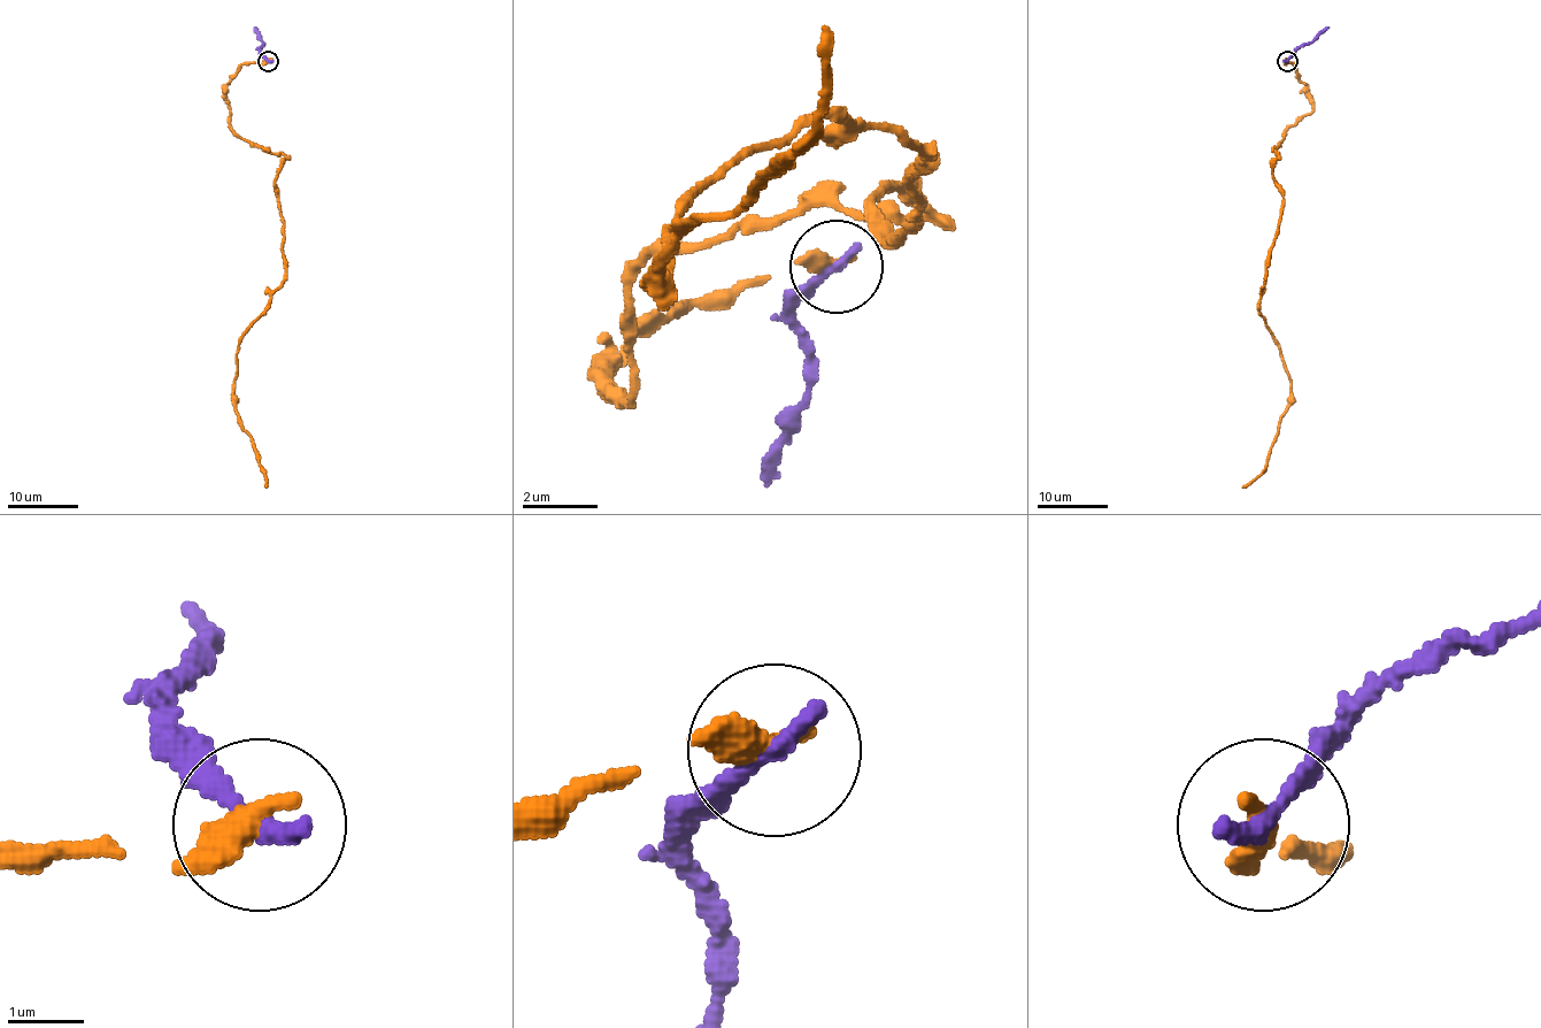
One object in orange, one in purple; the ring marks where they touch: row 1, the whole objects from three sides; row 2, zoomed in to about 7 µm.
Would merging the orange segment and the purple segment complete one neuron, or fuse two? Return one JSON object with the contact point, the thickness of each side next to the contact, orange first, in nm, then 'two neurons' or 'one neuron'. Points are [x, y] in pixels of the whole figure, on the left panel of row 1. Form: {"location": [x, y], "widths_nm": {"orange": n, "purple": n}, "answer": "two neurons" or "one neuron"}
{"location": [268, 61], "widths_nm": {"orange": 400, "purple": 320}, "answer": "two neurons"}

